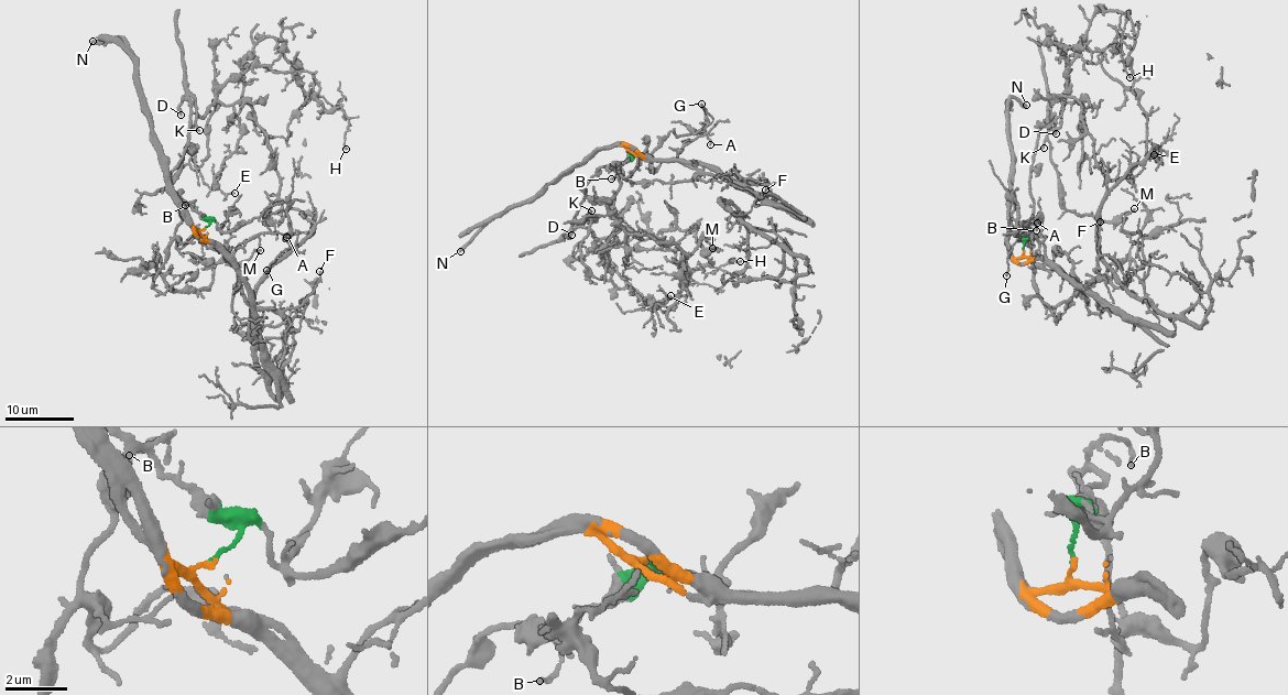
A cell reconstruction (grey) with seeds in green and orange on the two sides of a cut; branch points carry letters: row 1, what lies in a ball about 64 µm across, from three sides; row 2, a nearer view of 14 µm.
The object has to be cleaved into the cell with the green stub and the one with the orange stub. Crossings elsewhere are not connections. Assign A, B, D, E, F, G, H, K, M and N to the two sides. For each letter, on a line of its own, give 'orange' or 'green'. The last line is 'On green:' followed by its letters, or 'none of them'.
A: orange
B: green
D: green
E: green
F: orange
G: orange
H: green
K: green
M: green
N: orange
On green: B, D, E, H, K, M

